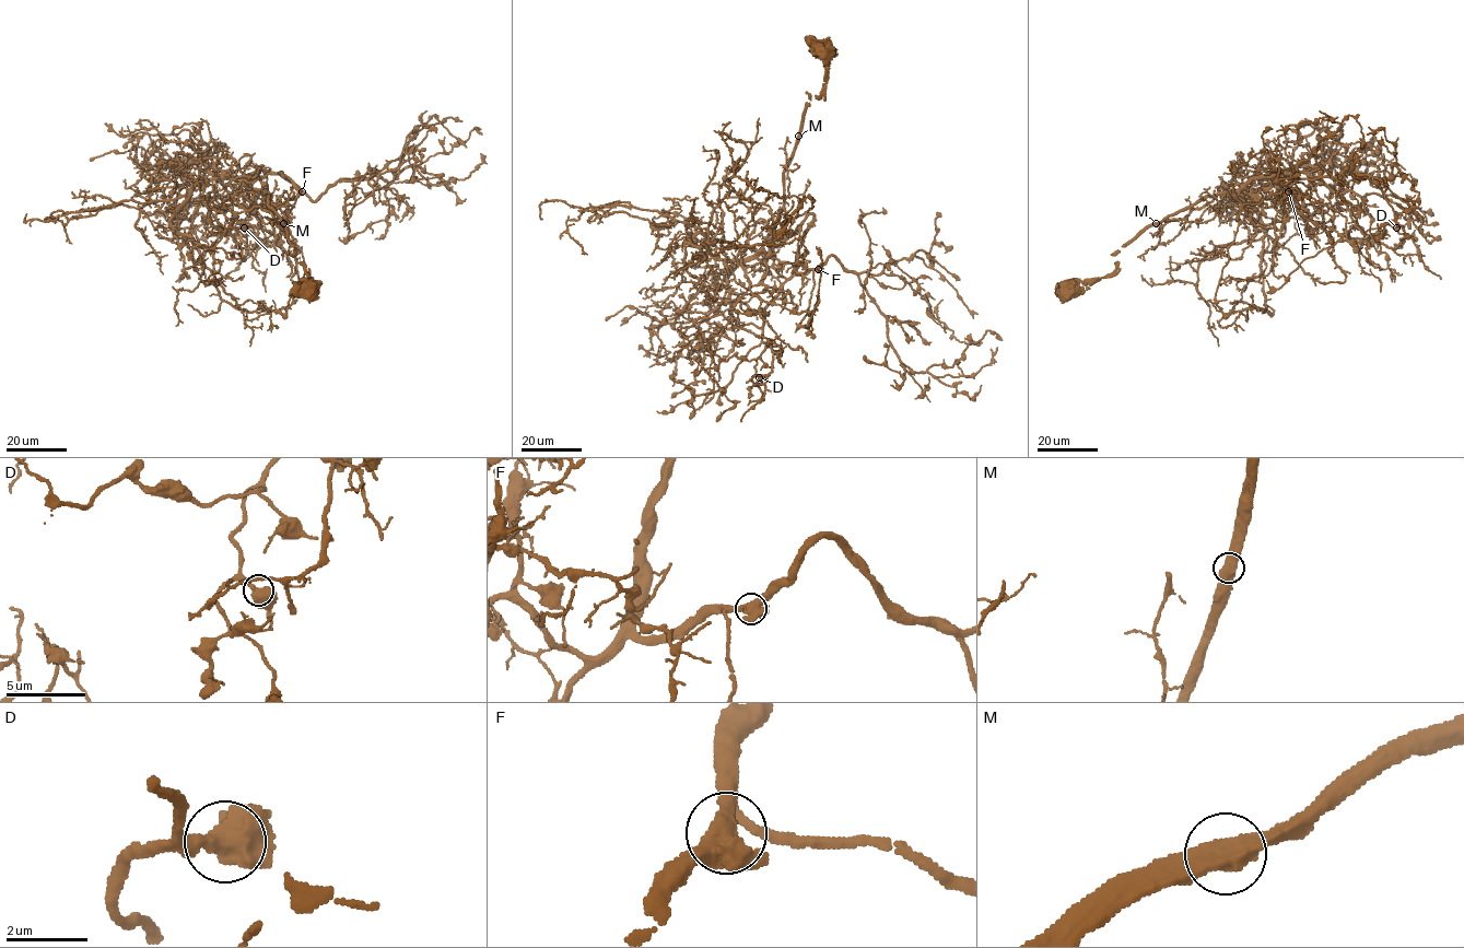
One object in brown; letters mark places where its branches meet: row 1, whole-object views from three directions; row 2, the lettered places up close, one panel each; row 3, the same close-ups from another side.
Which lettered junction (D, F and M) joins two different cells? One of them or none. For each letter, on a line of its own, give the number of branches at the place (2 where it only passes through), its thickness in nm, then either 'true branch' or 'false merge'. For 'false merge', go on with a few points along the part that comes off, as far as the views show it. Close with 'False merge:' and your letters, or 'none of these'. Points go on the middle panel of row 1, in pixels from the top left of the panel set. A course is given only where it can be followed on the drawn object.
D: 2 branches meet; 650 nm thick; true branch
F: 2 branches meet; 700 nm thick; true branch
M: 2 branches meet; 600 nm thick; true branch
False merge: none of these

